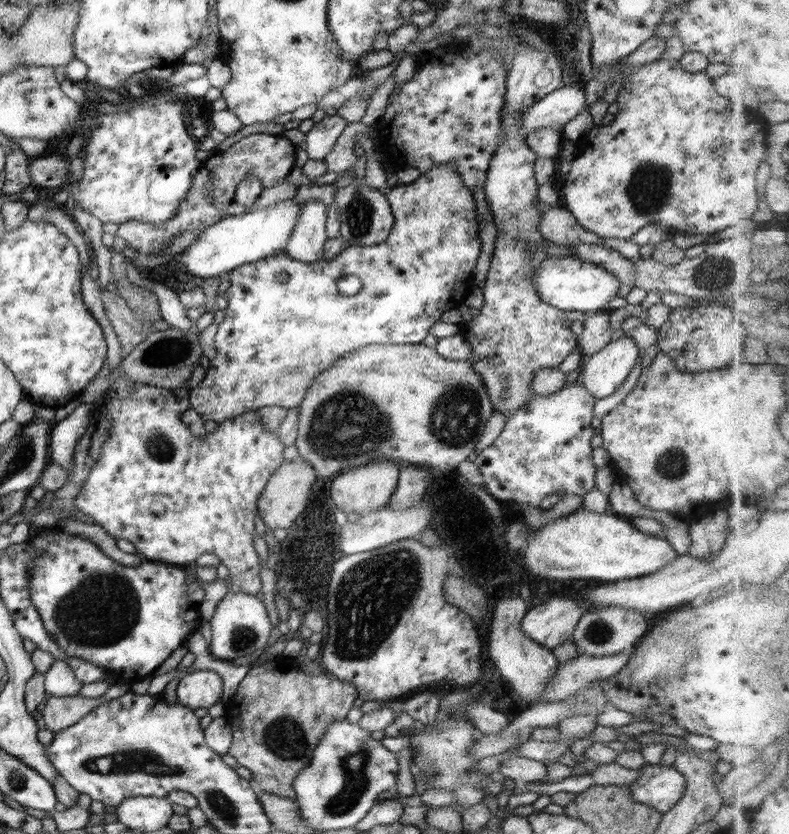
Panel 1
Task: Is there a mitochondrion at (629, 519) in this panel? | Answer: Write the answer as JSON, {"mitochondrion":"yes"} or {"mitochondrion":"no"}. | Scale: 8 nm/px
{"mitochondrion":"no"}

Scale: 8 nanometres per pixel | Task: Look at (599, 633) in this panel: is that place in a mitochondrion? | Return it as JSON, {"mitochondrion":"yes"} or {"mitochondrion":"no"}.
{"mitochondrion":"yes"}

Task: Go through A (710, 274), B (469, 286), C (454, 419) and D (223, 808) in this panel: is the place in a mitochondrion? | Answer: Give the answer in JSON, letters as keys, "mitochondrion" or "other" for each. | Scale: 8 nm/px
{"A":"mitochondrion","B":"other","C":"mitochondrion","D":"mitochondrion"}

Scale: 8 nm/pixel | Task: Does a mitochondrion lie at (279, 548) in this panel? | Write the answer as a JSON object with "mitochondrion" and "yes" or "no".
{"mitochondrion":"no"}

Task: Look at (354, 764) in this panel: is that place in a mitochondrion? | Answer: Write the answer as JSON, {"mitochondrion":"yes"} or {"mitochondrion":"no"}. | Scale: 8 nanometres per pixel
{"mitochondrion":"yes"}

